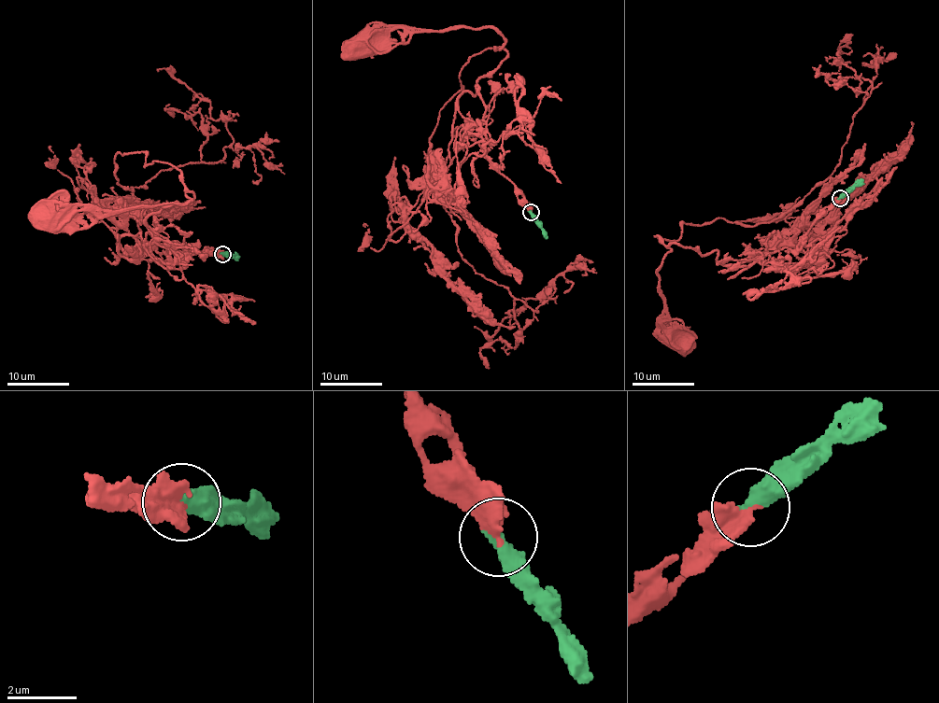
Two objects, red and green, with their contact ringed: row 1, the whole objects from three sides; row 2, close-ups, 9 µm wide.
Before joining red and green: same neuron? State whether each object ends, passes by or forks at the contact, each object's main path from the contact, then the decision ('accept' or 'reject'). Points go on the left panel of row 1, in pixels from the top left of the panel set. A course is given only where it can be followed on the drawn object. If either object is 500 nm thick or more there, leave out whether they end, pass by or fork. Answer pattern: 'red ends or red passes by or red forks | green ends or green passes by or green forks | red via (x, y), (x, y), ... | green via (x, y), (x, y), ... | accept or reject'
red ends | green ends | red via (221, 254), (160, 263), (181, 278), (176, 254), (147, 217), (188, 201), (187, 192), (180, 203), (41, 216) | green via (221, 254), (240, 257) | accept

